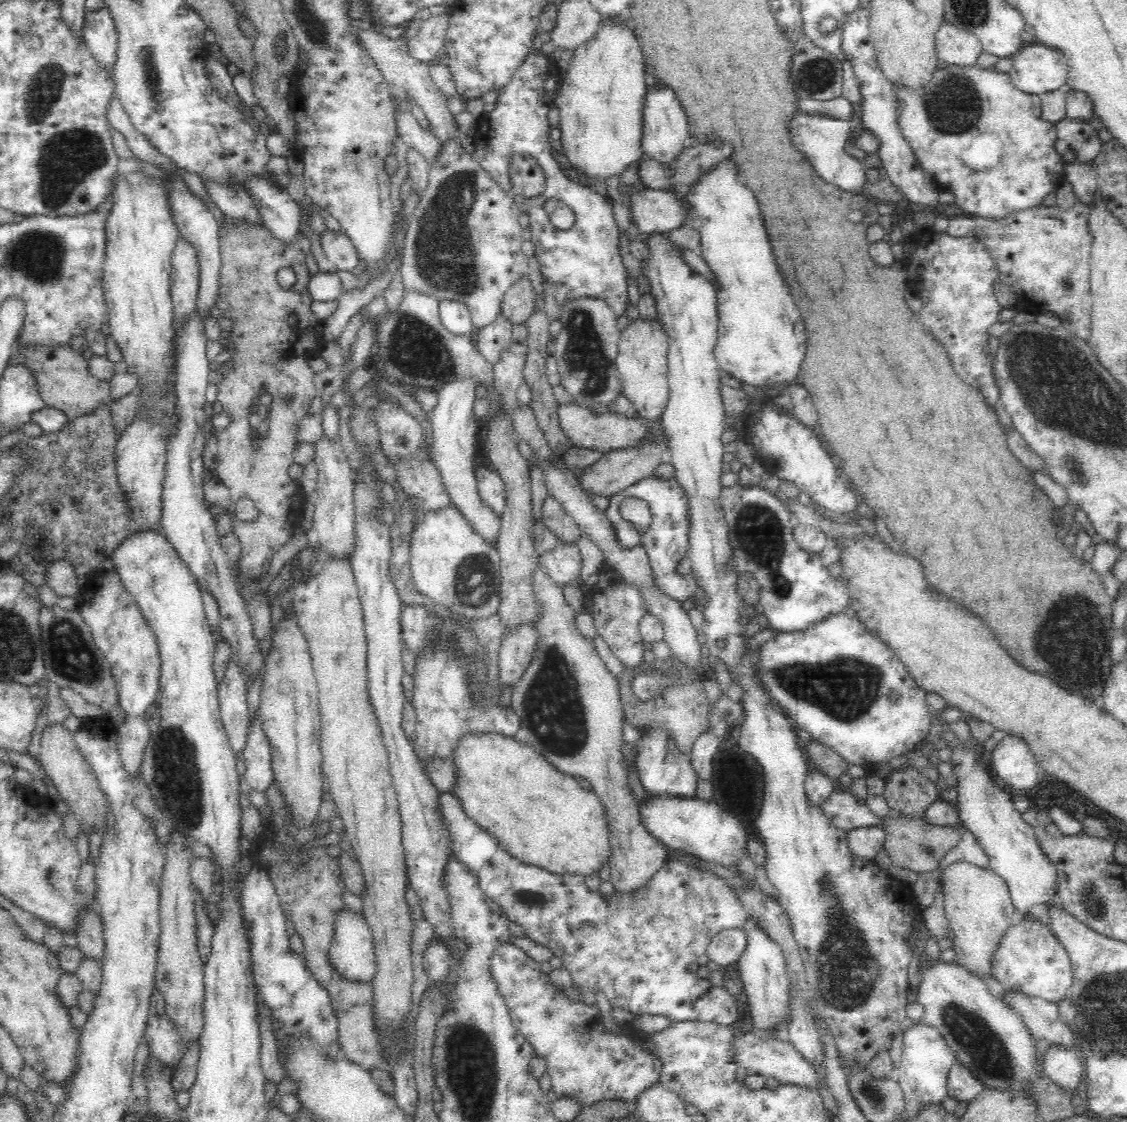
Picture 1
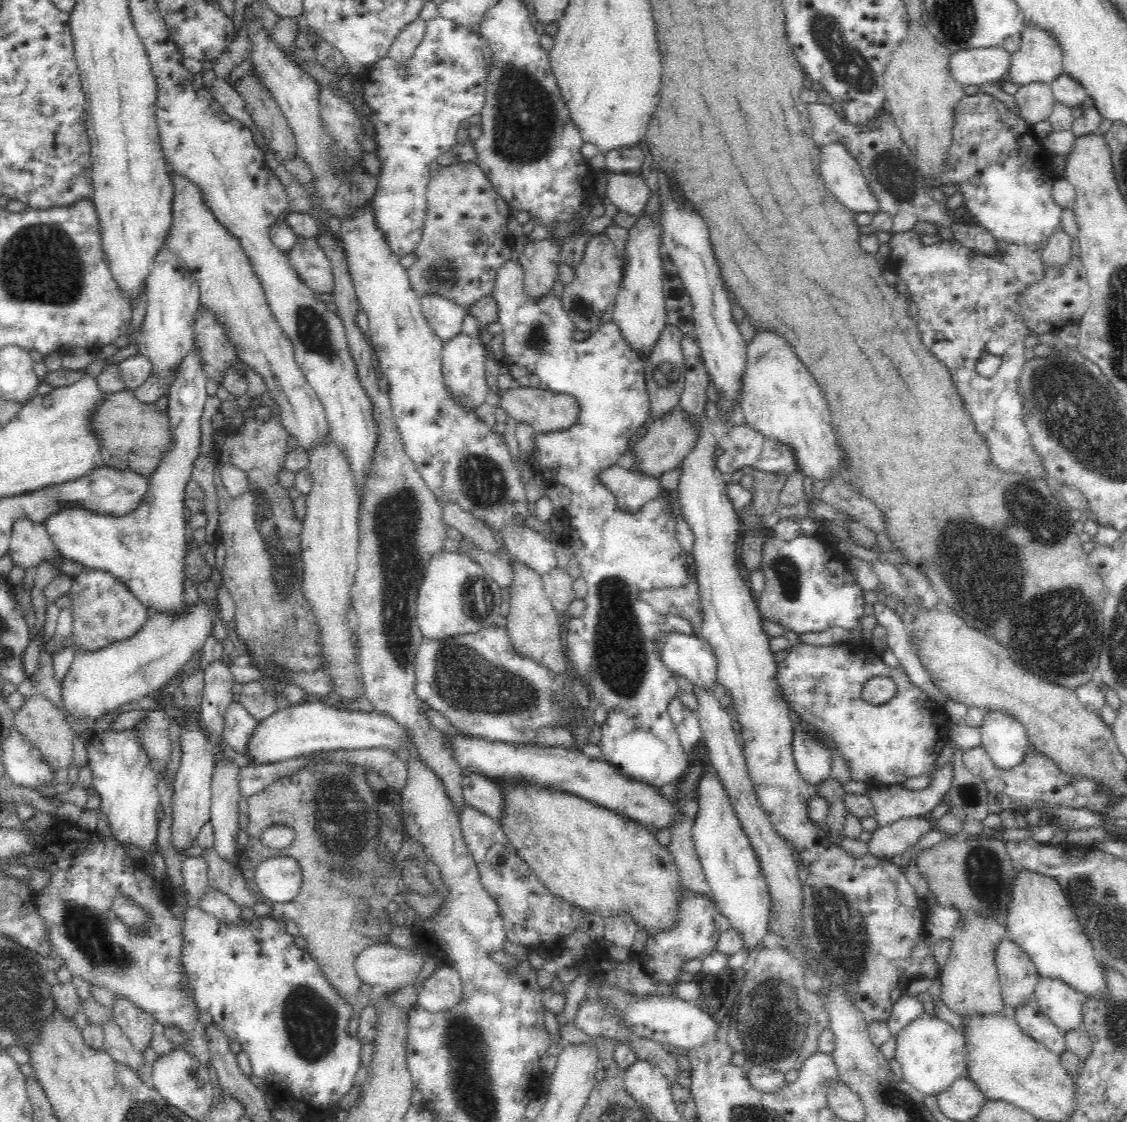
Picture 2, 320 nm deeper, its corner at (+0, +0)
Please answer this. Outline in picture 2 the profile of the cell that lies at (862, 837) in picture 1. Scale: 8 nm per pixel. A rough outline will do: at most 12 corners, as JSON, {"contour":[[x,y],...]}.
{"contour":[[928,816],[872,831],[868,853],[890,860],[935,829]]}

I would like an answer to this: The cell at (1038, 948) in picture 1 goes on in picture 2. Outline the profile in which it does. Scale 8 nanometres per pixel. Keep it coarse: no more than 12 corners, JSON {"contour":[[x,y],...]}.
{"contour":[[1040,976],[1034,999],[1064,1032],[1081,1026],[1087,995]]}

